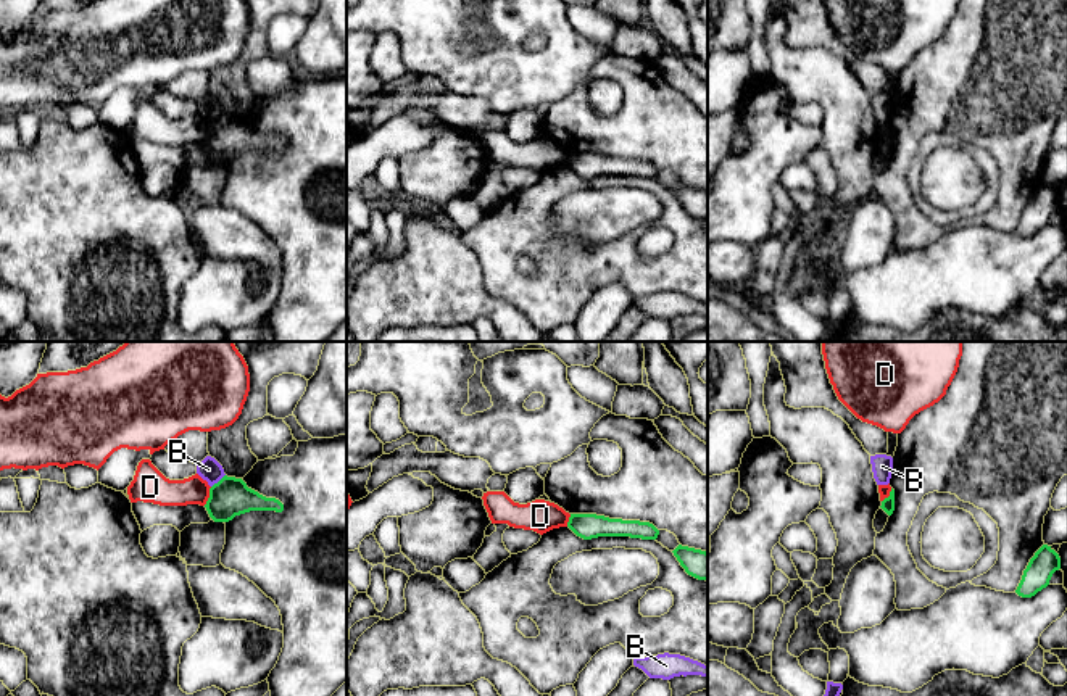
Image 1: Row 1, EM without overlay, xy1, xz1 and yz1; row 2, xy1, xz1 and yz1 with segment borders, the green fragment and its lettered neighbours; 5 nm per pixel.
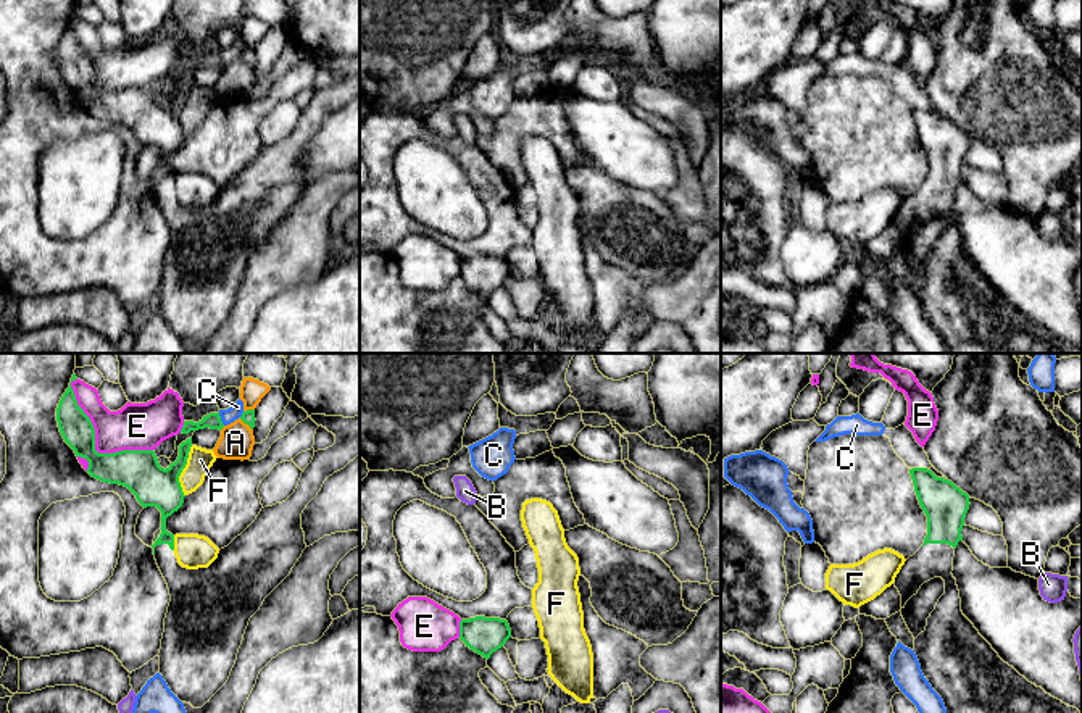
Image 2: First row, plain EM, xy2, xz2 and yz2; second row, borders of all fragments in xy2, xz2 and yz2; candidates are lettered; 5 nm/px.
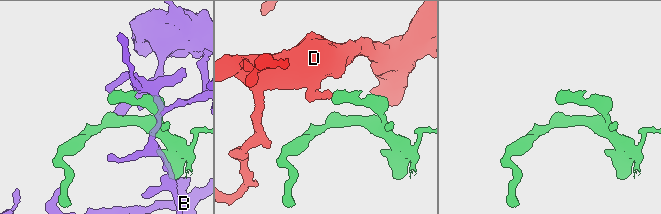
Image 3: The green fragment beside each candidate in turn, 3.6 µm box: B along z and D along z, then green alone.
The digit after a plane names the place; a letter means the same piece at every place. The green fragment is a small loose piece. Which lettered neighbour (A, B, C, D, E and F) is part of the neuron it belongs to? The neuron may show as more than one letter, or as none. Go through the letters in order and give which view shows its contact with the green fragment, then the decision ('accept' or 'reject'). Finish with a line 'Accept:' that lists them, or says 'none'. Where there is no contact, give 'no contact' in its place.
A: contact in xy2; reject
B: contact in xy1; reject
C: contact in xy2; reject
D: contact in xy1; reject
E: contact in xy2; reject
F: contact in xy2; reject
Accept: none

